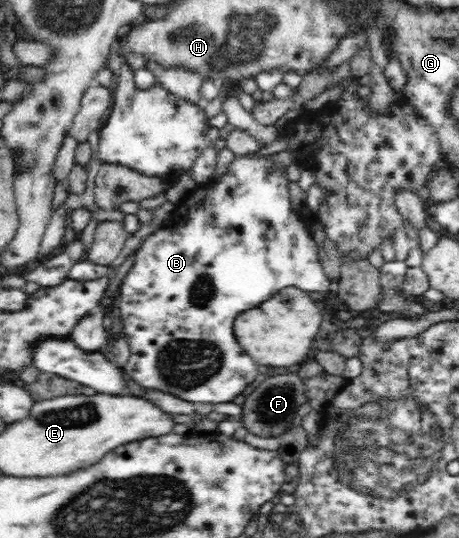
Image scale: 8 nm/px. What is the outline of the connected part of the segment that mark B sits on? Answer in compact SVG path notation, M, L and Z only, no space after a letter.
M248 155L236 157L233 164L229 166L229 172L215 182L205 186L199 186L193 190L172 212L170 220L158 230L149 235L138 248L133 266L129 274L123 278L117 298L117 308L123 323L123 332L130 346L130 357L127 364L123 367L129 376L143 388L155 390L155 392L165 392L173 394L181 400L189 402L203 402L203 404L219 404L219 402L231 402L235 396L244 394L245 388L255 380L257 364L249 354L245 354L233 334L233 324L239 314L245 310L257 308L261 302L273 298L279 290L283 288L295 287L302 291L327 293L330 285L330 278L325 274L319 262L318 249L309 229L309 221L304 221L295 211L290 203L288 186L289 180L285 170L275 167L275 164L265 155Z

